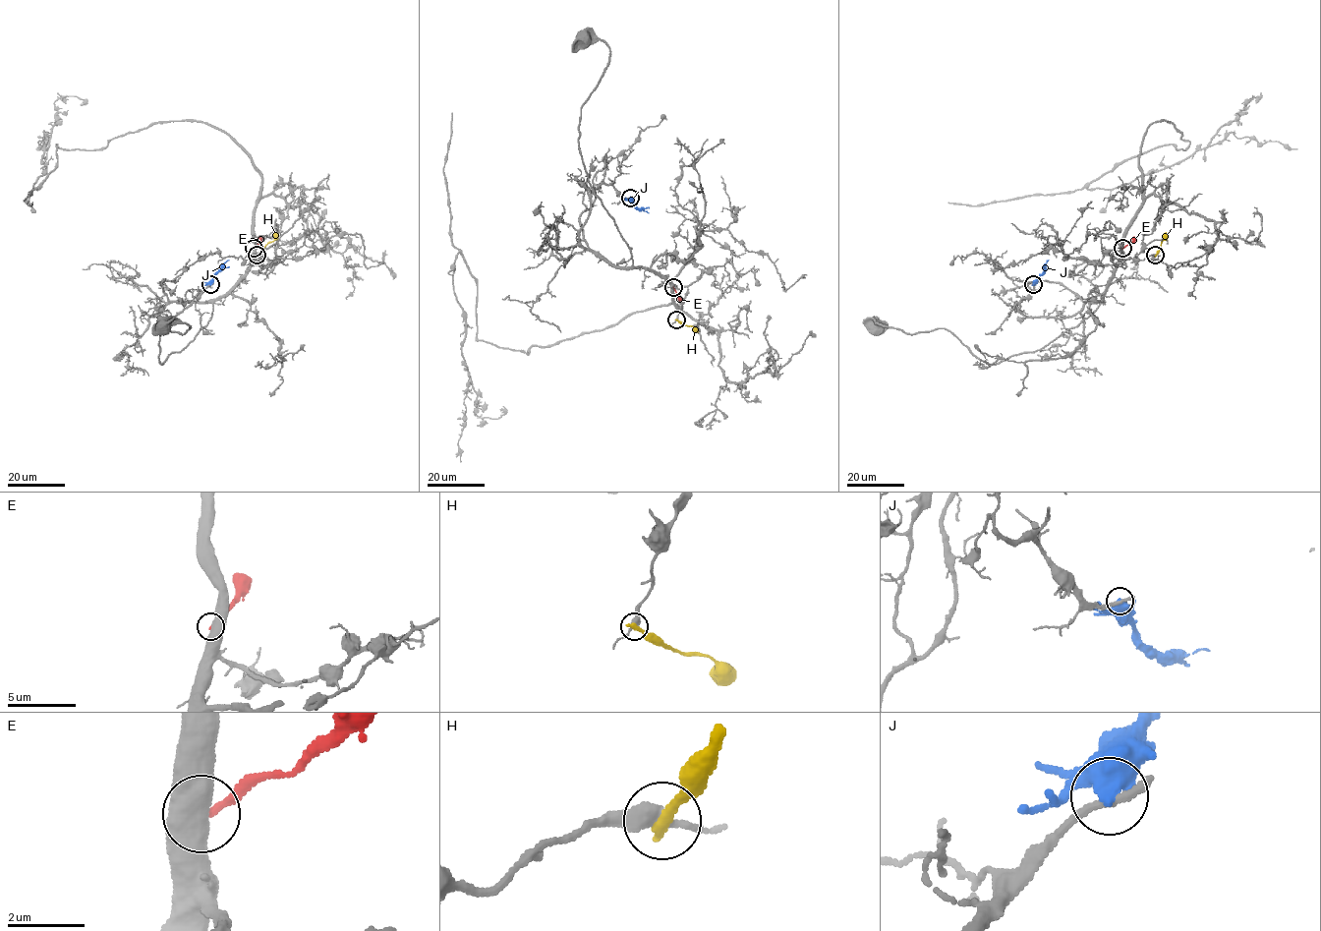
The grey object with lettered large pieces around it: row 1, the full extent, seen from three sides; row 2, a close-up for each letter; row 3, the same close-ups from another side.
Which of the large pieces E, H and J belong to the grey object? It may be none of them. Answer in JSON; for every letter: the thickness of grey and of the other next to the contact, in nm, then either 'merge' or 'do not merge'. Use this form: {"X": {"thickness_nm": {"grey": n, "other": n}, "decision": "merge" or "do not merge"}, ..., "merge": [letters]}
{"E": {"thickness_nm": {"grey": 550, "other": 190}, "decision": "do not merge"}, "H": {"thickness_nm": {"grey": 340, "other": 360}, "decision": "do not merge"}, "J": {"thickness_nm": {"grey": 220, "other": 600}, "decision": "do not merge"}, "merge": []}

